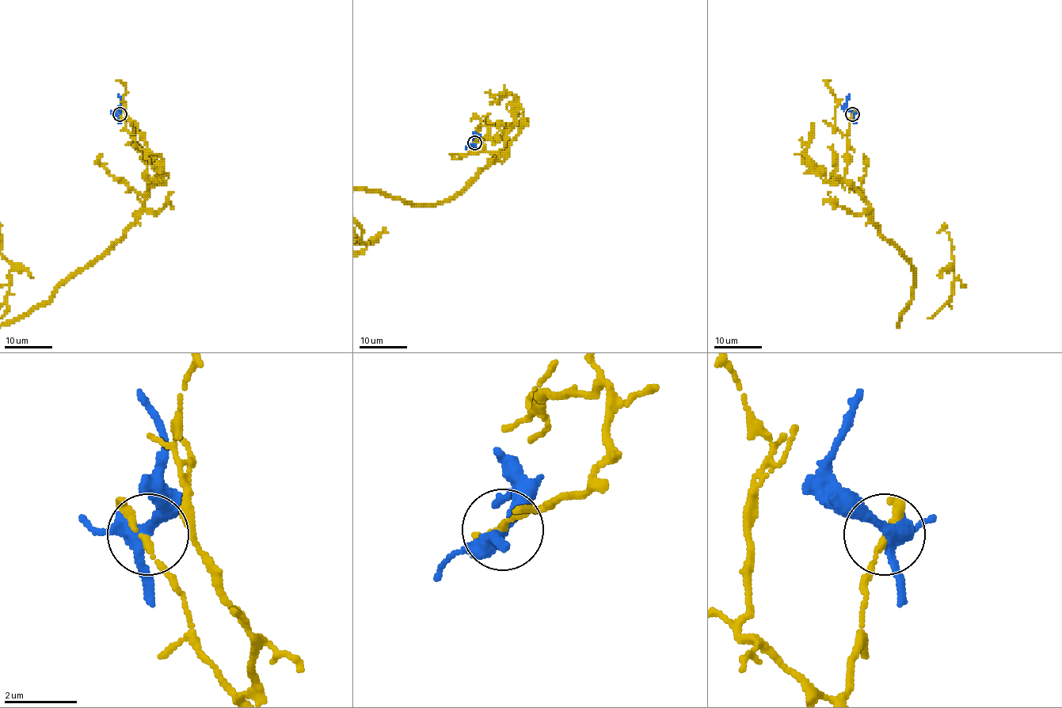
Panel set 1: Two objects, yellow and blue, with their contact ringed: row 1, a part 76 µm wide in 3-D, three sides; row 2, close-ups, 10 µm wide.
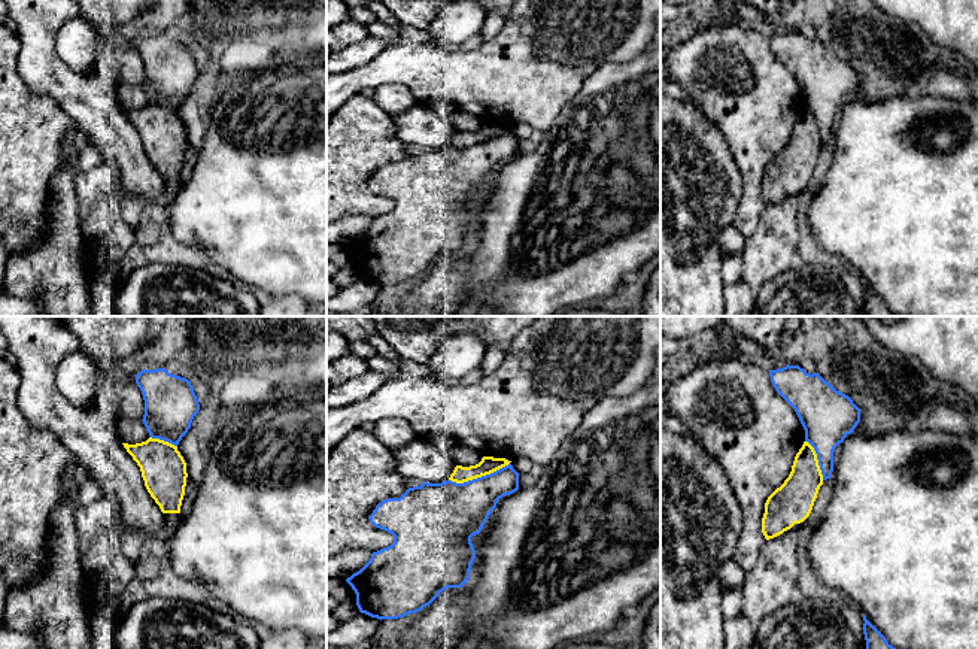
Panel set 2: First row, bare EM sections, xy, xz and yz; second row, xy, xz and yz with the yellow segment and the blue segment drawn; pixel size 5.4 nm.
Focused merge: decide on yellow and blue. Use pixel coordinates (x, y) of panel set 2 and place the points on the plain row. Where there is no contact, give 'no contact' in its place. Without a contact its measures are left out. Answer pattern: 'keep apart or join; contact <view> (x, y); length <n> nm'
keep apart; contact xz (479, 142); length 340 nm

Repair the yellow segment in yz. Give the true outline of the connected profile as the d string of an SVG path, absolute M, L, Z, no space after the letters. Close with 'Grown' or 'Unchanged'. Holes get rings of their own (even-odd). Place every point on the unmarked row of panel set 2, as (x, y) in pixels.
M804 107L795 122L792 137L784 149L777 154L765 169L762 198L766 206L804 188L814 172L823 140L814 113Z. Unchanged

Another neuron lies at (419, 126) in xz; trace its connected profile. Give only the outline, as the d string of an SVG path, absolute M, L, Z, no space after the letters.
M420 103L394 116L394 122L398 139L404 145L428 149L449 146L456 133L452 118L423 107Z

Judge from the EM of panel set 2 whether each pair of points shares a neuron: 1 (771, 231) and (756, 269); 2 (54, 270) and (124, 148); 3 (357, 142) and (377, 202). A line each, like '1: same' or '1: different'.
1: same
2: different
3: same

